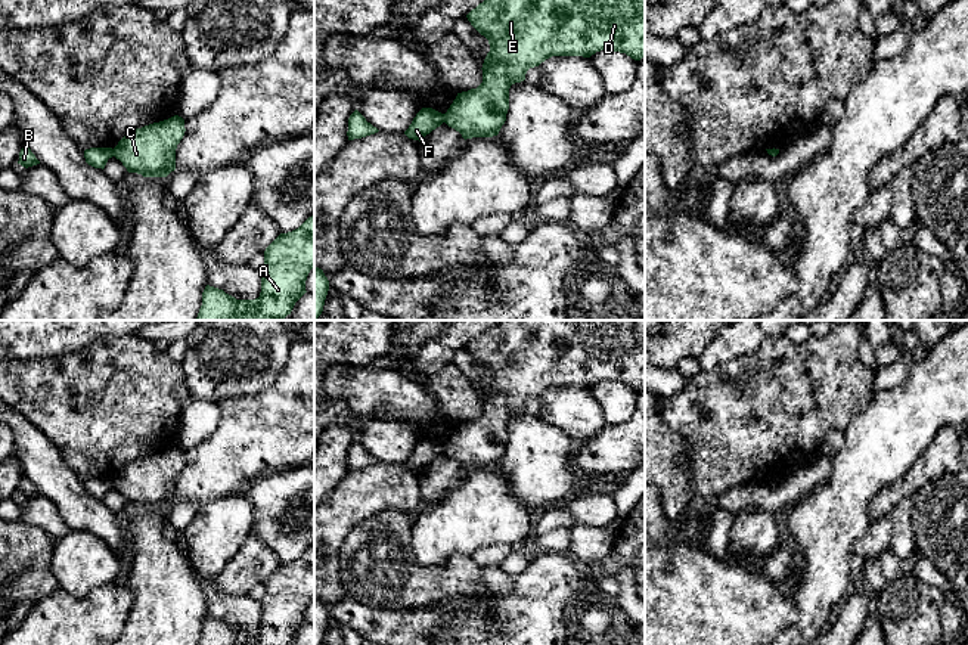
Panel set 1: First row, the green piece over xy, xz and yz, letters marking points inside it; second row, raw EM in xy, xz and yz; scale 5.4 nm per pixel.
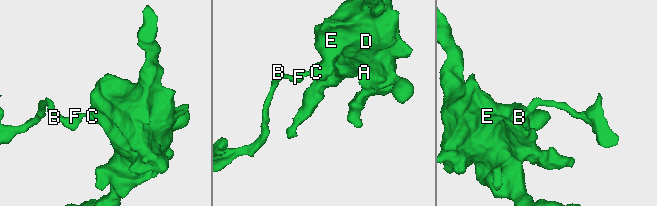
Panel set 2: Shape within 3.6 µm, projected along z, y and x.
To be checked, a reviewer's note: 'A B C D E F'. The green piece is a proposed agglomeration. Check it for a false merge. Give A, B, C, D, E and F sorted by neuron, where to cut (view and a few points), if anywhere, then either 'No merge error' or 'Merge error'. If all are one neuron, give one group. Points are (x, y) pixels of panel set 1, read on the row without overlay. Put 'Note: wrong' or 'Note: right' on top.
Note: wrong
Groups: A C D E / B F. Split along xz (441, 445), (444, 452). Merge error

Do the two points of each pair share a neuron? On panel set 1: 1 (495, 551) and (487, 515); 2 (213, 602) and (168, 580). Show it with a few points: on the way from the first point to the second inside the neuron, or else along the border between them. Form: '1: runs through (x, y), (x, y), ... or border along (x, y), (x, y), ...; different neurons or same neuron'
1: border along (517, 546), (495, 543), (481, 546), (469, 555); different neurons
2: border along (195, 576), (208, 614); different neurons

